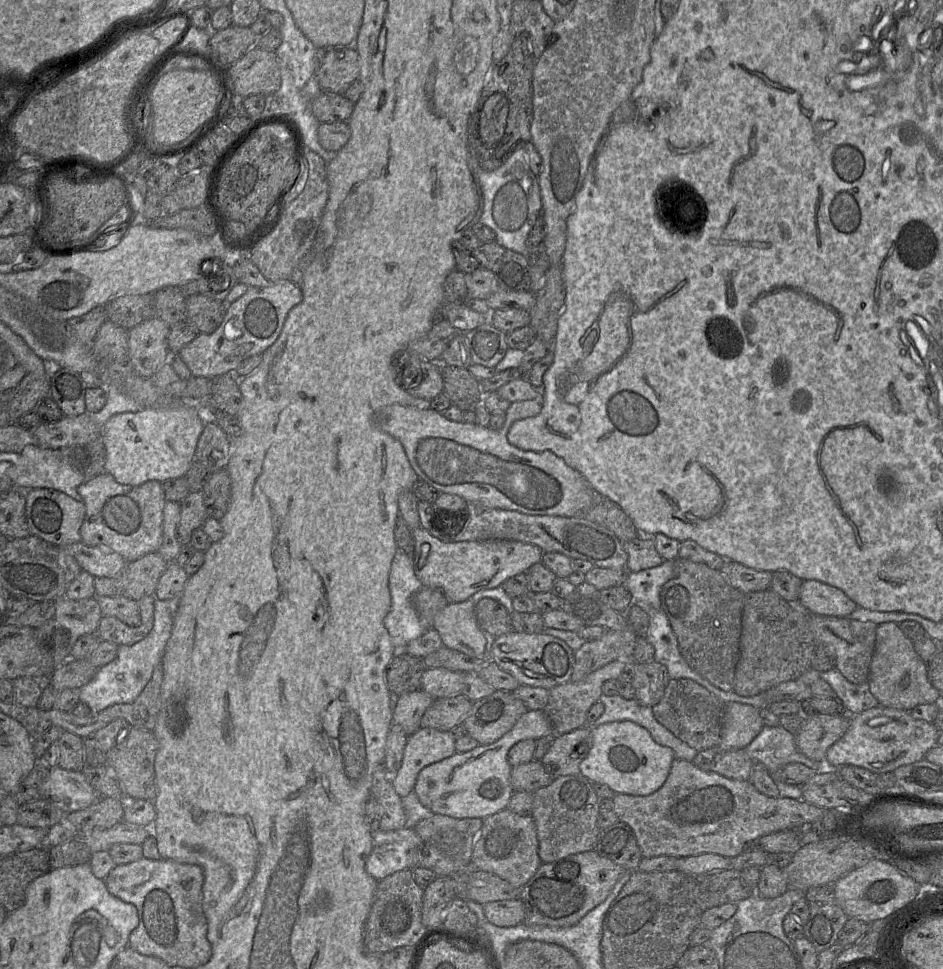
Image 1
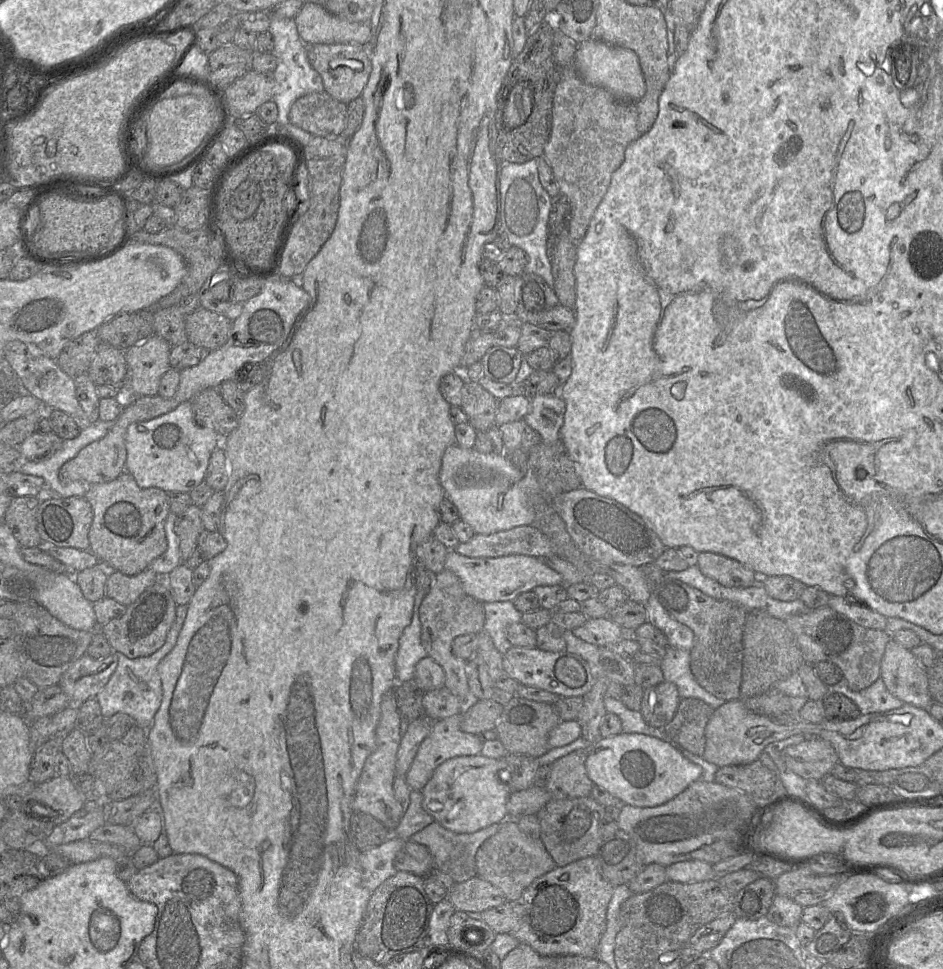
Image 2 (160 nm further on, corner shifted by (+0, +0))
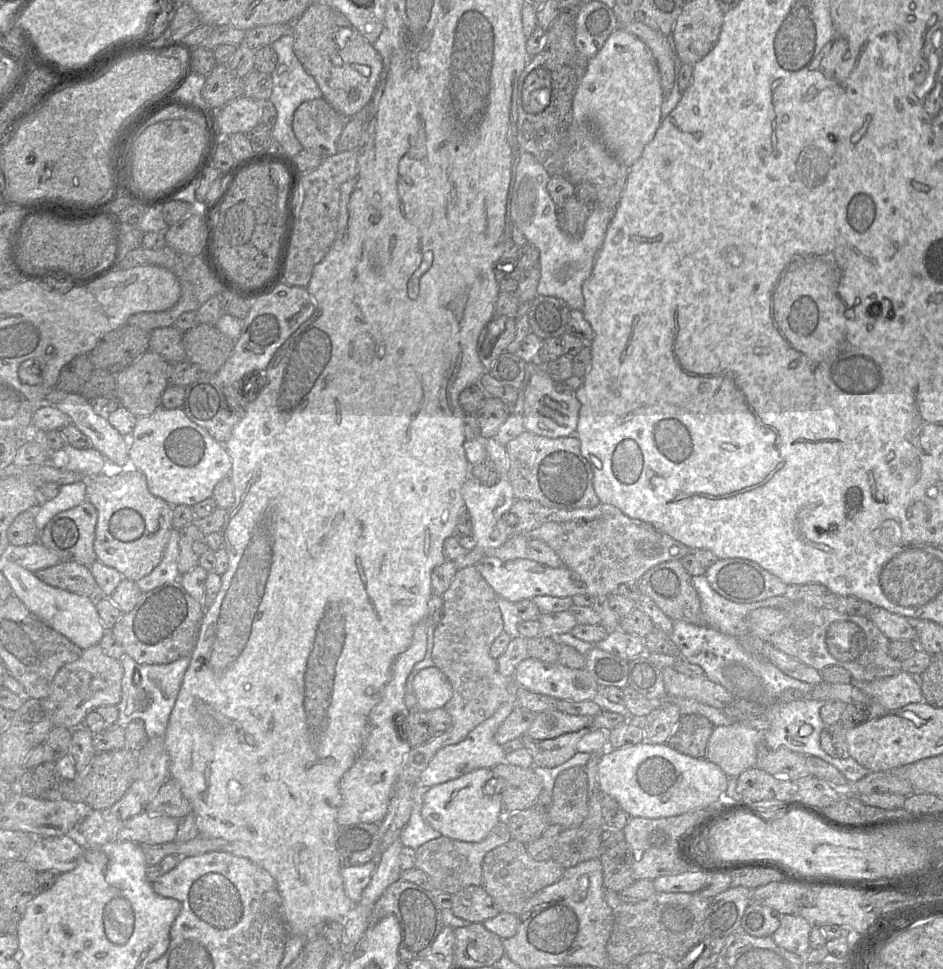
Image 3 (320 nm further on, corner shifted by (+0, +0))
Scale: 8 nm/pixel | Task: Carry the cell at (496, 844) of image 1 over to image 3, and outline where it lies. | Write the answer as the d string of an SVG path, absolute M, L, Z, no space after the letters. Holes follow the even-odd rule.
M511 839L489 851L482 862L482 886L493 899L499 912L519 915L526 903L541 889L561 879L565 868L554 859L534 860L527 852L526 845Z

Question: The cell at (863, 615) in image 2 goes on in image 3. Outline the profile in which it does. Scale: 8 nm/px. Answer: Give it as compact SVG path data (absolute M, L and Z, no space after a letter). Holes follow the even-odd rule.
M874 606L868 615L881 632L890 640L916 641L916 631L904 616Z

